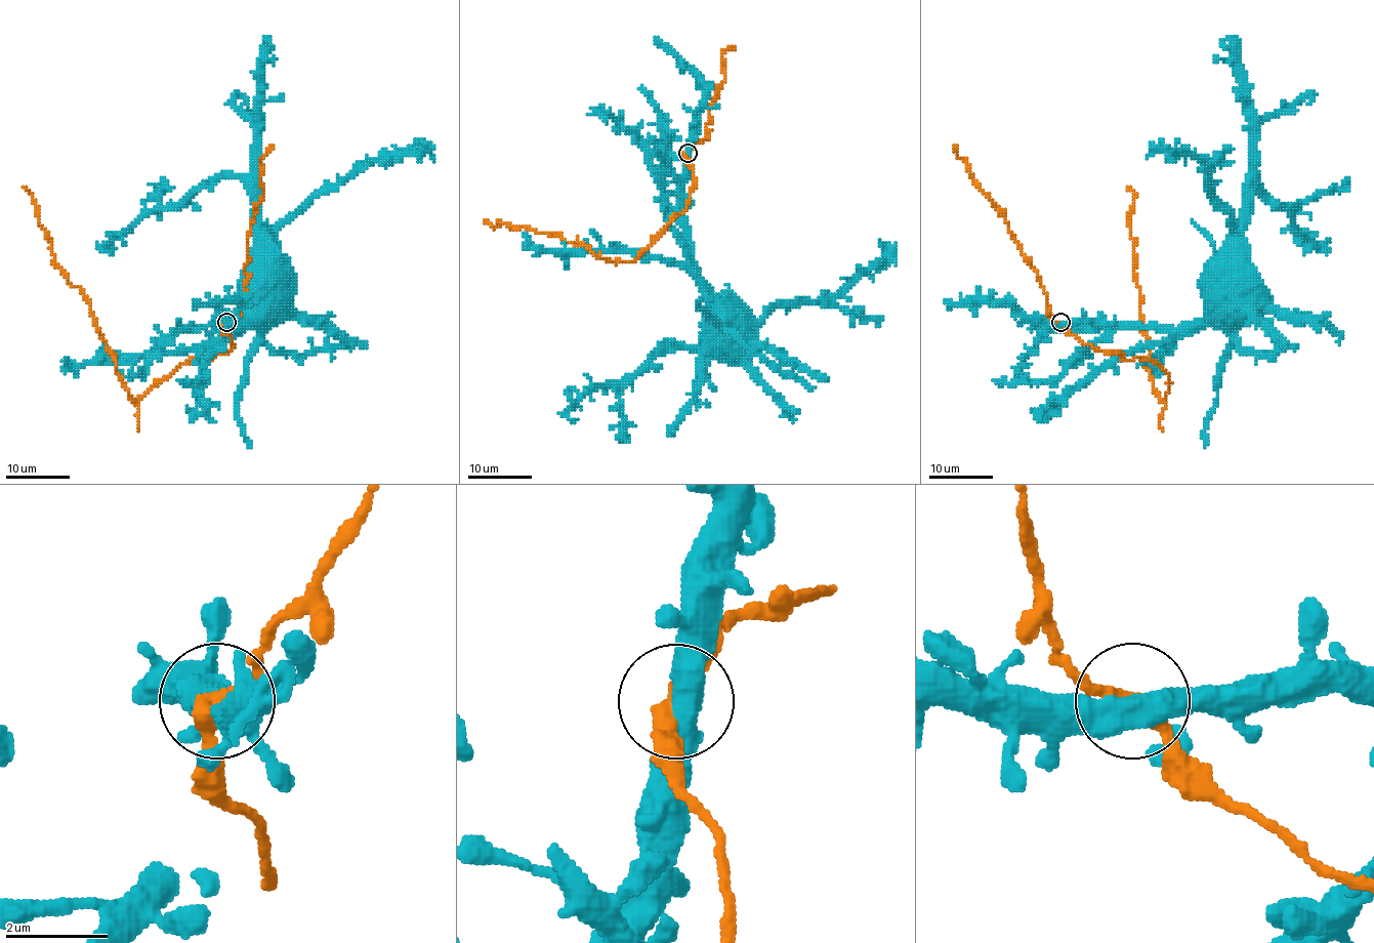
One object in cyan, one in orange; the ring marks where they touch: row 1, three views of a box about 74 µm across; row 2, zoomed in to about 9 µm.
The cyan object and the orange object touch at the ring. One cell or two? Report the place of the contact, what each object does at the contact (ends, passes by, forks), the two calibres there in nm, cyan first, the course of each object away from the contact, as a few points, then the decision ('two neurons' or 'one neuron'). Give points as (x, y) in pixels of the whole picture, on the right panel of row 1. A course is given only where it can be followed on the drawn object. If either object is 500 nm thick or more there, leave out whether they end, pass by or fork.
(1060, 322) | 550/320 nm | cyan via (1060, 323), (1191, 327), (1208, 312), (1214, 279) | orange via (1060, 323), (1100, 352), (1154, 361), (1168, 374), (1165, 400), (1146, 368), (1128, 188) | one neuron

